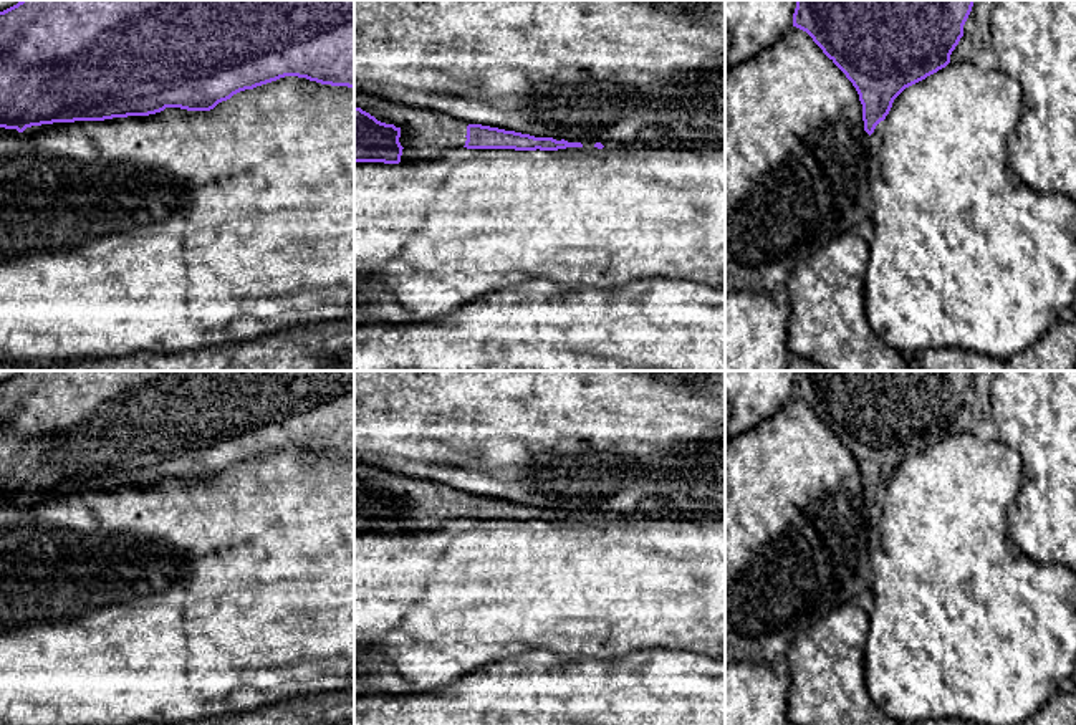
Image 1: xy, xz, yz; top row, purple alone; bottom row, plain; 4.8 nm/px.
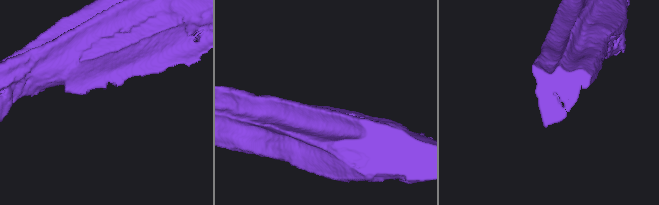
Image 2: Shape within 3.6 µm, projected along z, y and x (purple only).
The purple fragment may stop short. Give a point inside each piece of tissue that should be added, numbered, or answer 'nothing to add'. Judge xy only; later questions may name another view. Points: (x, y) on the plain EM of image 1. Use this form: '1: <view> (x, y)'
nothing to add

